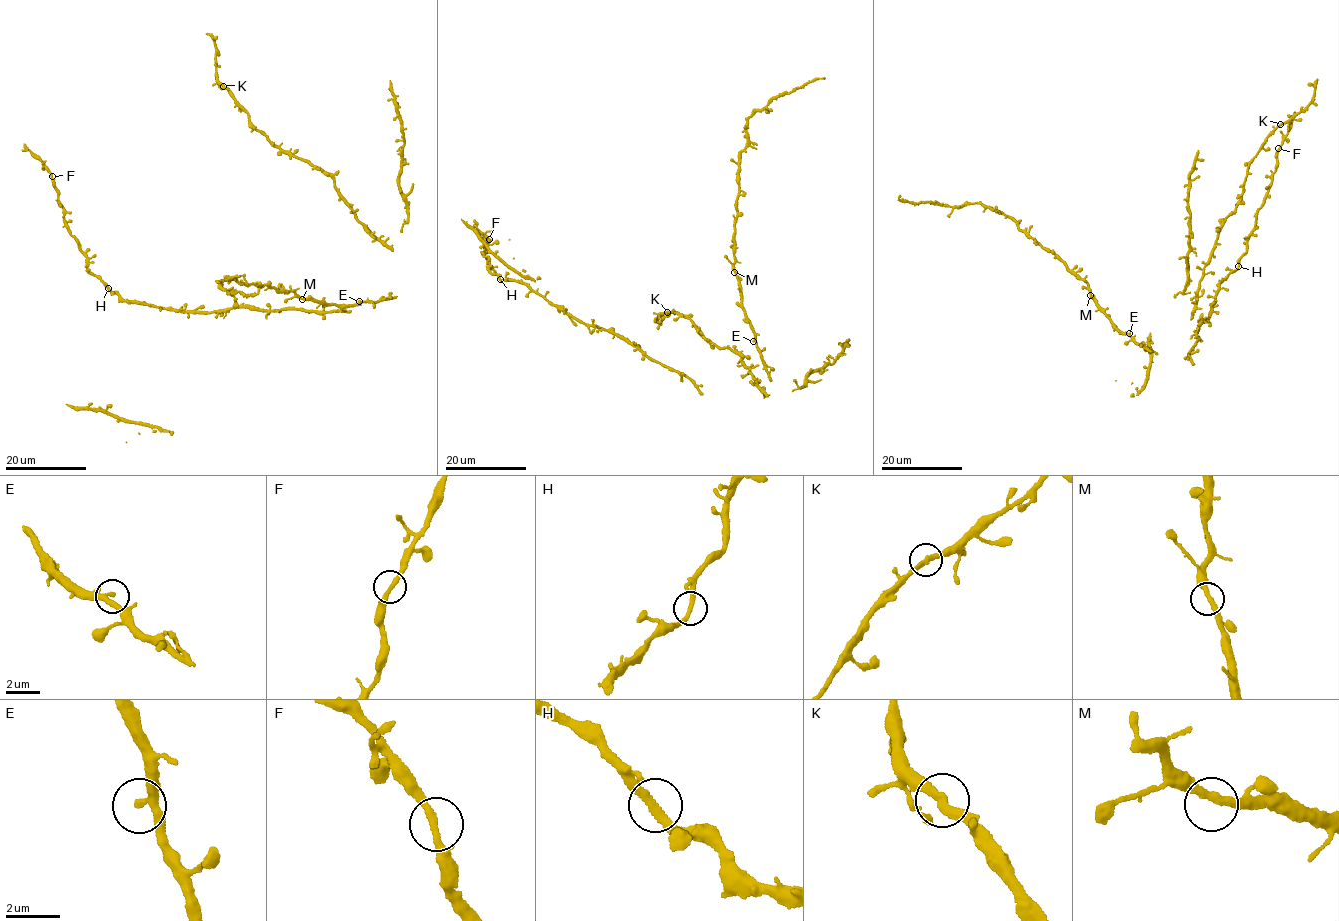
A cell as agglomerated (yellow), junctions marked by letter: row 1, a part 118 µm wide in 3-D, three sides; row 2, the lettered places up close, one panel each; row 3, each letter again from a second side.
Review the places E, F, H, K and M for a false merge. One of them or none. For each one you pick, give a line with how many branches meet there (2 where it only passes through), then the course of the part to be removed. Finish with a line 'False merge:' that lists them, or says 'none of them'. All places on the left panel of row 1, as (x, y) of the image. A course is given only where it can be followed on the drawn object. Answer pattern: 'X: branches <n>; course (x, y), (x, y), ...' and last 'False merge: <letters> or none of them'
False merge: none of them

